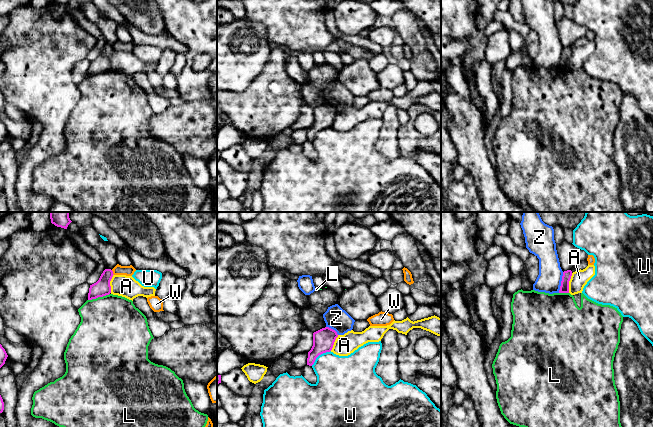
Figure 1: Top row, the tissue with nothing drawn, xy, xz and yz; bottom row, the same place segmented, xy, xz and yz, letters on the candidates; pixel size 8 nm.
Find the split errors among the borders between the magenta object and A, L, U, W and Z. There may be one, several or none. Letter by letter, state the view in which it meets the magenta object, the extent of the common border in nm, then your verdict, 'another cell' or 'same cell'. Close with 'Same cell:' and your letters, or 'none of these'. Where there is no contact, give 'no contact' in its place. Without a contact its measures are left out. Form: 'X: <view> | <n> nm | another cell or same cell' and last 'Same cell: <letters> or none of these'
A: yz | 160 nm | another cell
L: xy | 190 nm | another cell
U: xz | 200 nm | another cell
W: xy | 50 nm | another cell
Z: yz | 170 nm | another cell
Same cell: none of these

